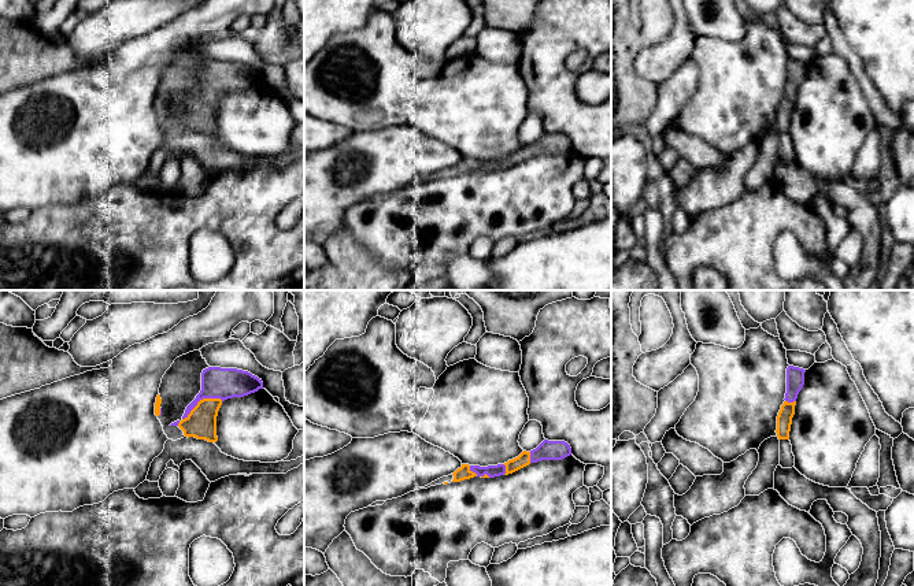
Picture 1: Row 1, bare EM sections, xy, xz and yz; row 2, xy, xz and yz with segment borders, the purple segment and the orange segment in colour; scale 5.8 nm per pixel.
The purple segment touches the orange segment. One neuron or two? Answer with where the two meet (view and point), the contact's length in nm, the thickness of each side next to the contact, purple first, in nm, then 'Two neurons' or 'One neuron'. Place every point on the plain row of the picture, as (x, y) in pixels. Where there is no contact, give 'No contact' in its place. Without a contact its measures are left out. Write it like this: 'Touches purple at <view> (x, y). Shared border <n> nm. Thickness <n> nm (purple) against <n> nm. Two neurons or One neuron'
Touches purple at xy (202, 92). Shared border 260 nm. Thickness 180 nm (purple) against 180 nm. One neuron

